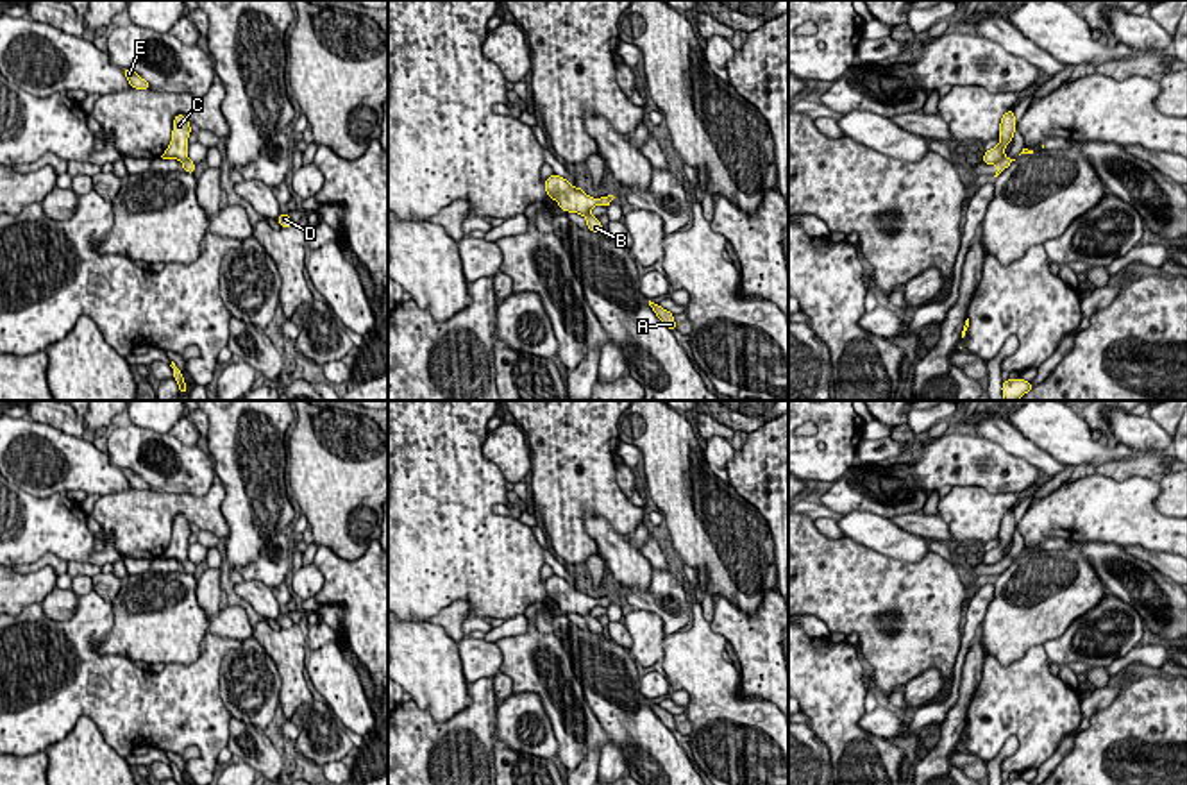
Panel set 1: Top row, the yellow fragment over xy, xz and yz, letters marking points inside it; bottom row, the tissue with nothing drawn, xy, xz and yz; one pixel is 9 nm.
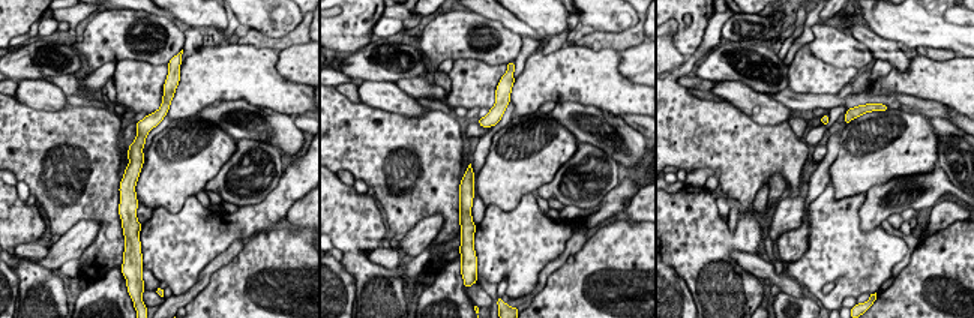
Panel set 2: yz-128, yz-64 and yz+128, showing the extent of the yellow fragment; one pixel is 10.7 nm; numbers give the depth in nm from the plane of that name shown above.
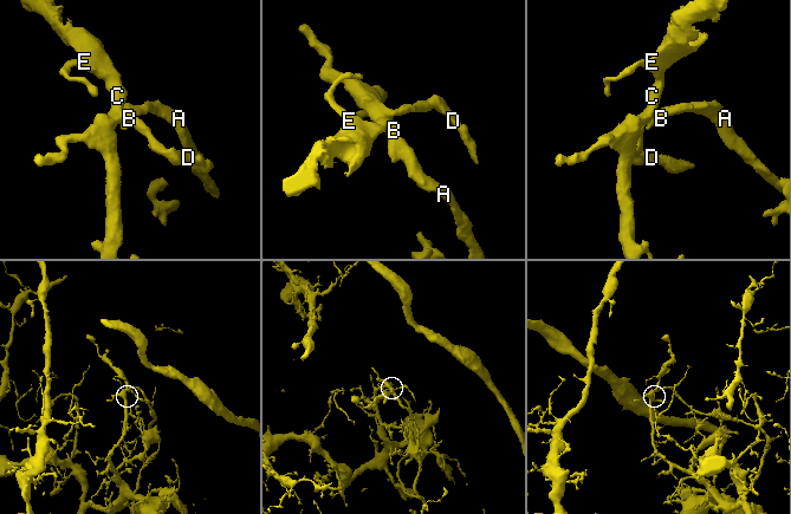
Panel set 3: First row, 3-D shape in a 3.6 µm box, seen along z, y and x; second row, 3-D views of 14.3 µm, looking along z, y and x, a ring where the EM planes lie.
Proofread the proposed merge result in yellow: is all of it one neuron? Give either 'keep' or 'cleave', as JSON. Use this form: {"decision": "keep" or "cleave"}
{"decision": "cleave"}

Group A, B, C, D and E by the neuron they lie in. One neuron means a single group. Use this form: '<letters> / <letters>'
A B / C D E

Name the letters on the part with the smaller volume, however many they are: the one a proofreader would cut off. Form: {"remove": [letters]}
{"remove": ["A", "B"]}

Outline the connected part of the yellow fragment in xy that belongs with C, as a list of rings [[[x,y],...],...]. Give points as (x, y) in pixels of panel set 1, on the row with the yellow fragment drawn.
[[[177,114],[173,118],[172,141],[161,157],[177,159],[177,161],[184,163],[188,159],[189,134],[191,134],[191,125],[189,125],[188,118],[184,114]]]

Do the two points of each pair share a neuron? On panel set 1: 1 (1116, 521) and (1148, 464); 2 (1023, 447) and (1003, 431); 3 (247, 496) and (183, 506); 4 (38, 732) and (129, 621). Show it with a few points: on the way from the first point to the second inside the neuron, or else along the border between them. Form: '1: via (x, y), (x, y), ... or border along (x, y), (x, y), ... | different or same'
1: border along (1100, 472), (1116, 480), (1136, 476), (1155, 480) | different
2: via (1018, 444), (1009, 437) | same
3: border along (217, 476), (224, 489), (222, 515), (227, 537) | different
4: border along (113, 614), (113, 624), (93, 648), (143, 666) | different

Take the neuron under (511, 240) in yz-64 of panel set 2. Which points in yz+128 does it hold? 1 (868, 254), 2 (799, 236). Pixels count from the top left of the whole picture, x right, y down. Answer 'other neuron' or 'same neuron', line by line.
1: same neuron
2: other neuron

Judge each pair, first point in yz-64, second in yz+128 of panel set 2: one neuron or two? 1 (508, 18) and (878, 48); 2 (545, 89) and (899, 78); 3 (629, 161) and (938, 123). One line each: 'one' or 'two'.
1: one
2: one
3: one

